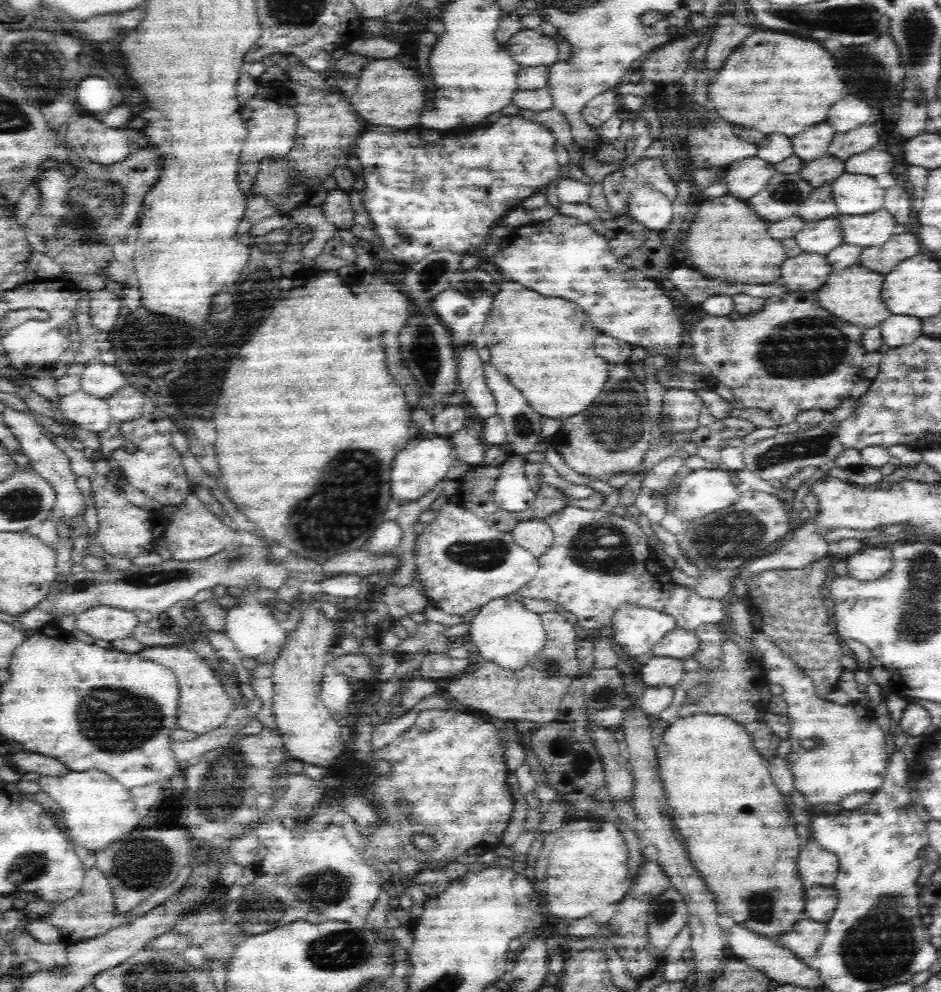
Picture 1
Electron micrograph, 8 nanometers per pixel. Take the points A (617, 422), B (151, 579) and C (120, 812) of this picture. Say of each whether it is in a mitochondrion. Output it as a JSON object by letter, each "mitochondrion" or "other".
{"A":"mitochondrion","B":"mitochondrion","C":"other"}

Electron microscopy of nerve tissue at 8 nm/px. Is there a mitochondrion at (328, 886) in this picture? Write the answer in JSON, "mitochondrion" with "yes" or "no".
{"mitochondrion":"yes"}

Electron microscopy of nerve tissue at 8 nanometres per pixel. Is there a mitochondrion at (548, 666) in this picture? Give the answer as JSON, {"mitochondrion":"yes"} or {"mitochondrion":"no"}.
{"mitochondrion":"yes"}

